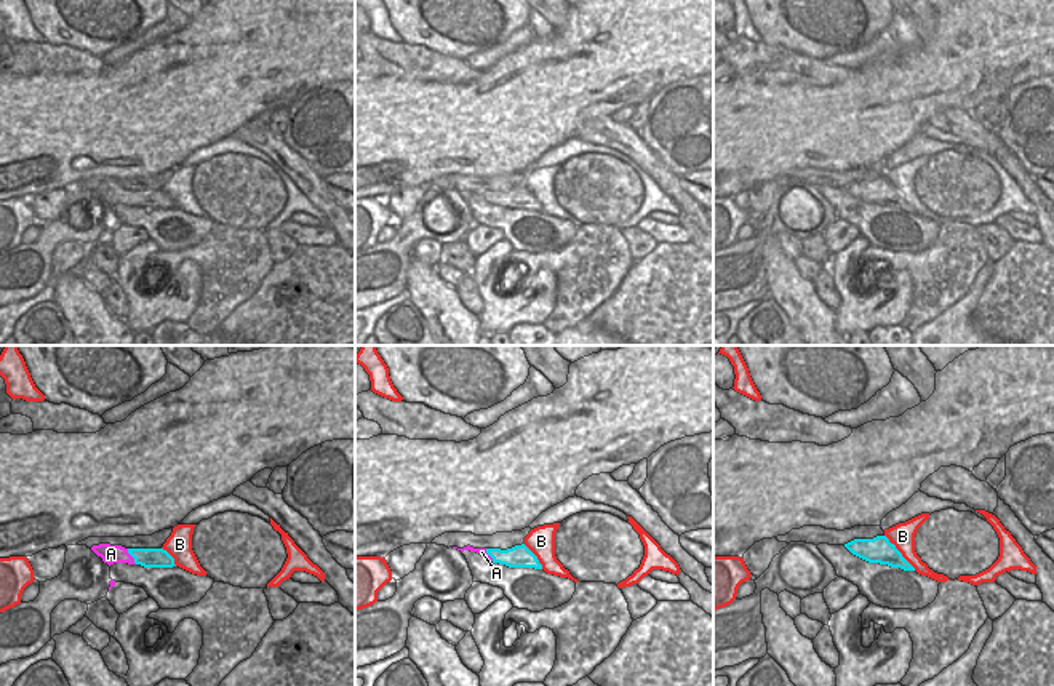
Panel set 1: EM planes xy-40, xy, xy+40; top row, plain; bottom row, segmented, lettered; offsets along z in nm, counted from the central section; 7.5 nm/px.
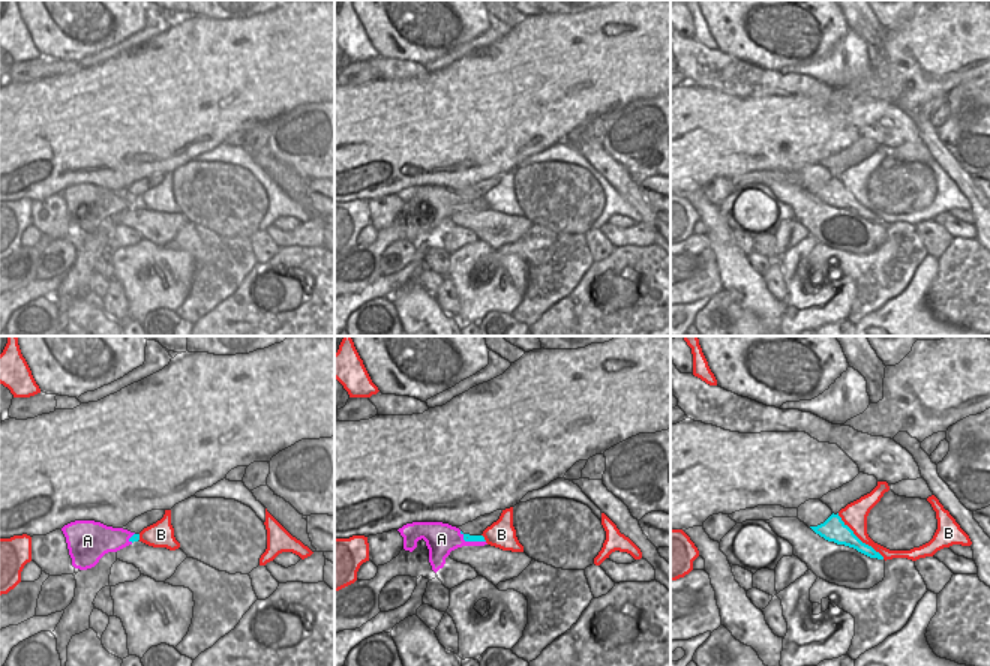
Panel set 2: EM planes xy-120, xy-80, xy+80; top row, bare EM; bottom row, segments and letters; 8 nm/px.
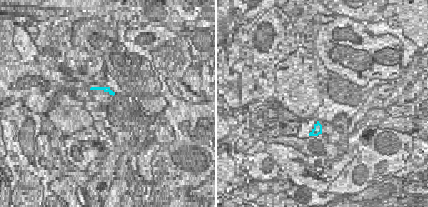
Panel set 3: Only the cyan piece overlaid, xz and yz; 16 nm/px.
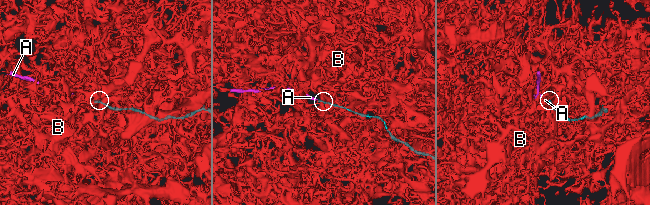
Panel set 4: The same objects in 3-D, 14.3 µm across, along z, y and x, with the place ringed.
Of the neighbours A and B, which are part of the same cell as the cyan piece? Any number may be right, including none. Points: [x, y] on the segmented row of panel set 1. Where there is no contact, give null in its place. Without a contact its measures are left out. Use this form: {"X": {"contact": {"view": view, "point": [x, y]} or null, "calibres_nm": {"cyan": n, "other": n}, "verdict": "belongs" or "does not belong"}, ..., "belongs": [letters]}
{"A": {"contact": {"view": "xy-40", "point": [131, 555]}, "calibres_nm": {"cyan": 140, "other": 140}, "verdict": "belongs"}, "B": {"contact": {"view": "xy+40", "point": [899, 552]}, "calibres_nm": {"cyan": 190, "other": 190}, "verdict": "does not belong"}, "belongs": ["A"]}

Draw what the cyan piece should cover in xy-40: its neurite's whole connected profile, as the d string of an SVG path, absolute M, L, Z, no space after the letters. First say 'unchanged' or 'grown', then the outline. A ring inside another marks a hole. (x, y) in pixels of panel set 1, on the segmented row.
grown; M99 544L91 550L109 566L114 563L141 564L144 568L173 568L174 558L163 548L125 548L122 545Z

